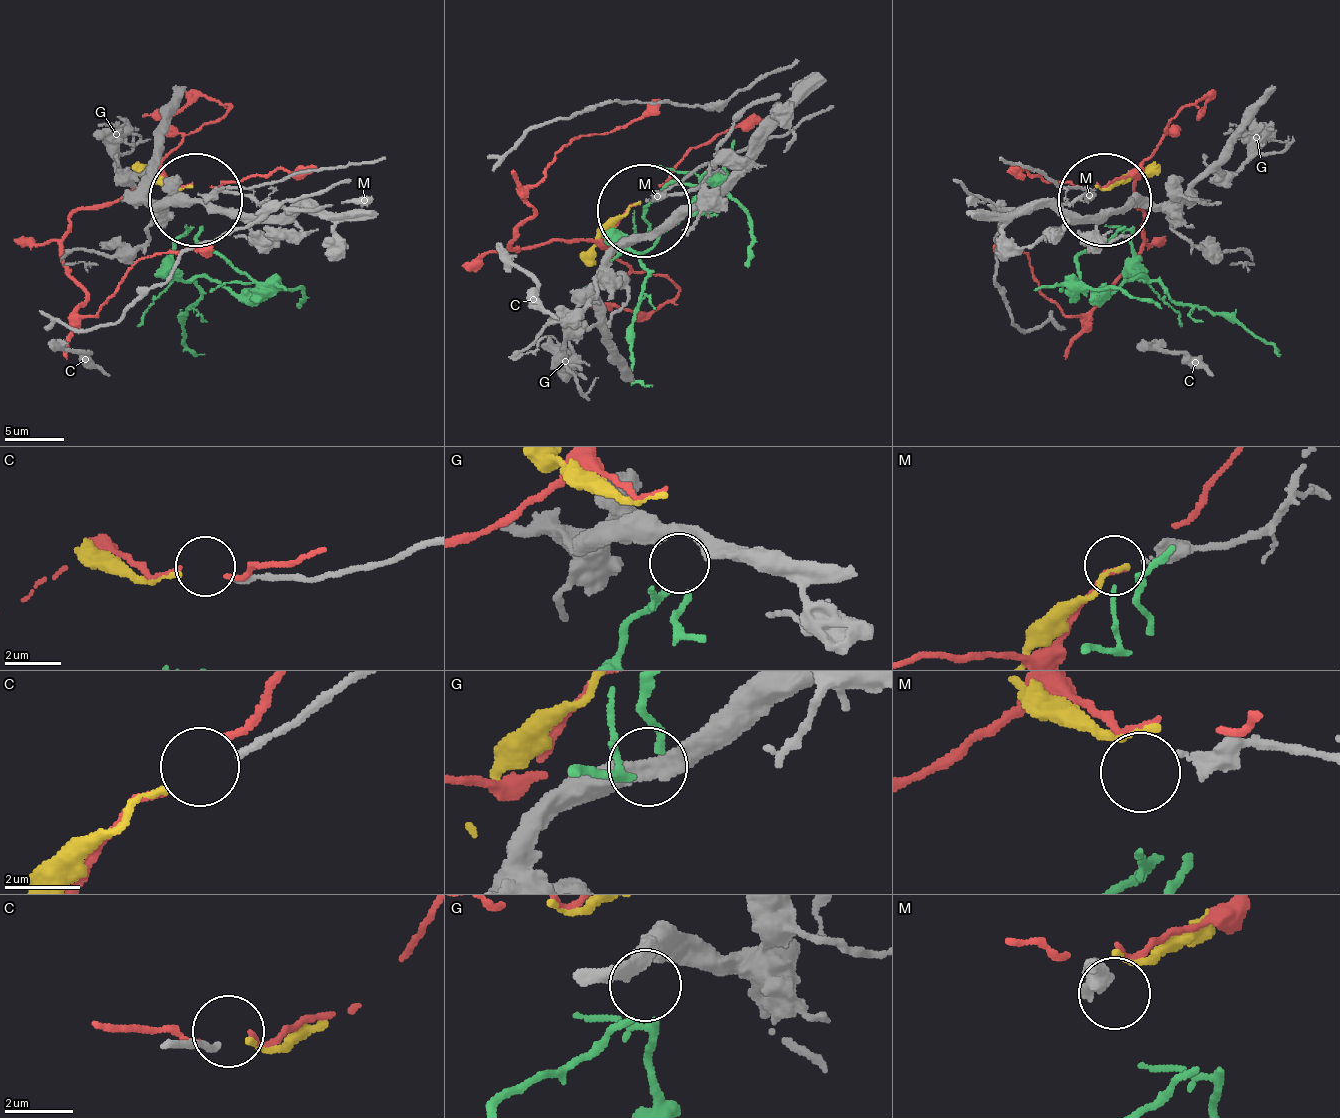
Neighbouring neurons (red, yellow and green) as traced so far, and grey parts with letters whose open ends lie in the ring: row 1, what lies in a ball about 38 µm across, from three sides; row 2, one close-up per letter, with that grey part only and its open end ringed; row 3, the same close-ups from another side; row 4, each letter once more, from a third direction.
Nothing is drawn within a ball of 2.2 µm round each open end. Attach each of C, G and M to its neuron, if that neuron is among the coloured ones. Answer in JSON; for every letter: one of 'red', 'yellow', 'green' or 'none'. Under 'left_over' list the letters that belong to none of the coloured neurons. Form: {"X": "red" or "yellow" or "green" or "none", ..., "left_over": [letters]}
{"C": "yellow", "G": "green", "M": "none", "left_over": ["M"]}

